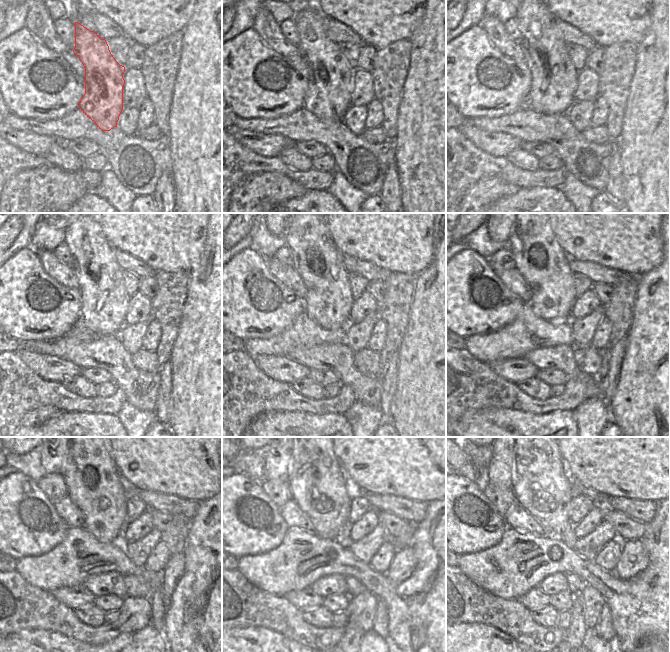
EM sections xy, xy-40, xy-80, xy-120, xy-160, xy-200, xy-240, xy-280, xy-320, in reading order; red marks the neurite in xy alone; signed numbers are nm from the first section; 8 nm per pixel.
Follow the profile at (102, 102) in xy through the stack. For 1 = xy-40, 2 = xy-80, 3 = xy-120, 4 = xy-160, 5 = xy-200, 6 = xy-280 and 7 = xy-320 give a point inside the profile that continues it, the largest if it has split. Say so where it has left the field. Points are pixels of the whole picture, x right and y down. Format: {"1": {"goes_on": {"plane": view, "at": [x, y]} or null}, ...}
{"1": {"goes_on": {"plane": "xy-40", "at": [328, 96]}}, "2": {"goes_on": {"plane": "xy-80", "at": [553, 76]}}, "3": {"goes_on": {"plane": "xy-120", "at": [104, 301]}}, "4": {"goes_on": {"plane": "xy-160", "at": [319, 263]}}, "5": {"goes_on": {"plane": "xy-200", "at": [539, 258]}}, "6": {"goes_on": {"plane": "xy-280", "at": [318, 485]}}, "7": {"goes_on": {"plane": "xy-320", "at": [541, 484]}}}

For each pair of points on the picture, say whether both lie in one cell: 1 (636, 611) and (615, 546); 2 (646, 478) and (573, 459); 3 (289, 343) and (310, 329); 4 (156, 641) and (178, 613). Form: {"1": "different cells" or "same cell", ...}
{"1": "different cells", "2": "same cell", "3": "same cell", "4": "different cells"}

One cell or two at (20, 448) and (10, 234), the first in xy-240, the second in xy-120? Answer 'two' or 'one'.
one

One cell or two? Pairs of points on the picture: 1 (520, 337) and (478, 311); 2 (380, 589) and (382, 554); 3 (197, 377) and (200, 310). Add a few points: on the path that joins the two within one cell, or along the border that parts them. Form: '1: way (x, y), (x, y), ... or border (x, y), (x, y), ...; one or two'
1: border (520, 310), (511, 322), (497, 330), (481, 335); two
2: border (368, 563), (372, 568), (386, 573); two
3: way (200, 360), (200, 327); one

